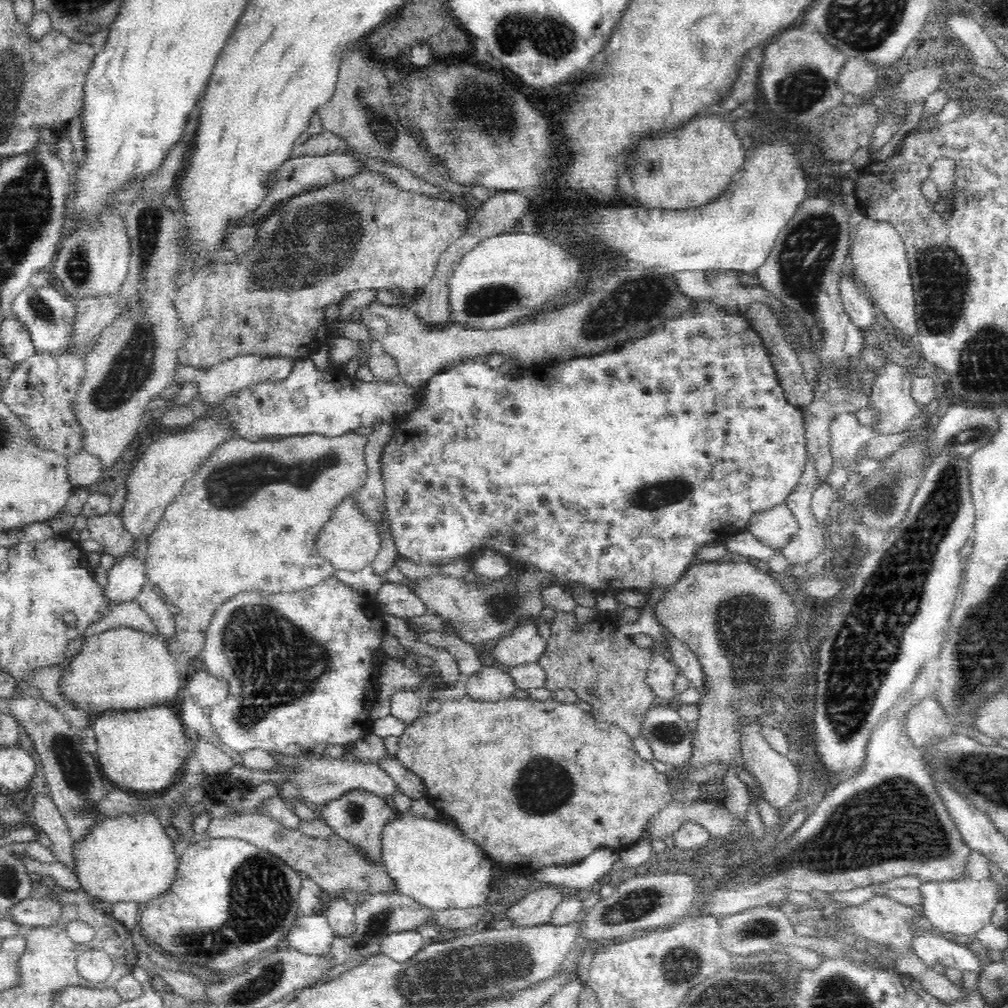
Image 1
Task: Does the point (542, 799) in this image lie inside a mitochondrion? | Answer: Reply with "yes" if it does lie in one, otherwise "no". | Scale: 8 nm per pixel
yes

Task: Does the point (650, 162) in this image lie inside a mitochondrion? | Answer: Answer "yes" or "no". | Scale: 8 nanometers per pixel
yes

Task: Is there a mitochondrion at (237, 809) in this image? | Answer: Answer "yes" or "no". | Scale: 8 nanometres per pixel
no

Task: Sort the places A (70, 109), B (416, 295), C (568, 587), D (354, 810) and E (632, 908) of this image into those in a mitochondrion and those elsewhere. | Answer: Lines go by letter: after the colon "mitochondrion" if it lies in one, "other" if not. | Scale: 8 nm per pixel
A: other
B: other
C: other
D: mitochondrion
E: mitochondrion

